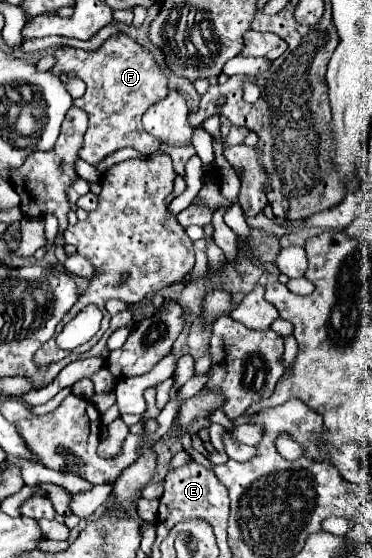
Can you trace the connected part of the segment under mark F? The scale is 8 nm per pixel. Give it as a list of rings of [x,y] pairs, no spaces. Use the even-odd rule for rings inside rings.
[[[127,34],[111,36],[101,44],[97,50],[79,50],[71,46],[59,46],[55,50],[57,64],[53,74],[61,76],[69,70],[77,72],[77,76],[87,84],[87,92],[75,100],[75,106],[87,112],[89,128],[87,128],[84,142],[79,151],[79,158],[89,164],[99,164],[109,154],[121,148],[135,148],[143,154],[153,154],[159,150],[159,140],[151,138],[147,130],[143,130],[141,116],[151,108],[155,102],[167,96],[167,76],[157,66],[153,54],[139,46]]]

